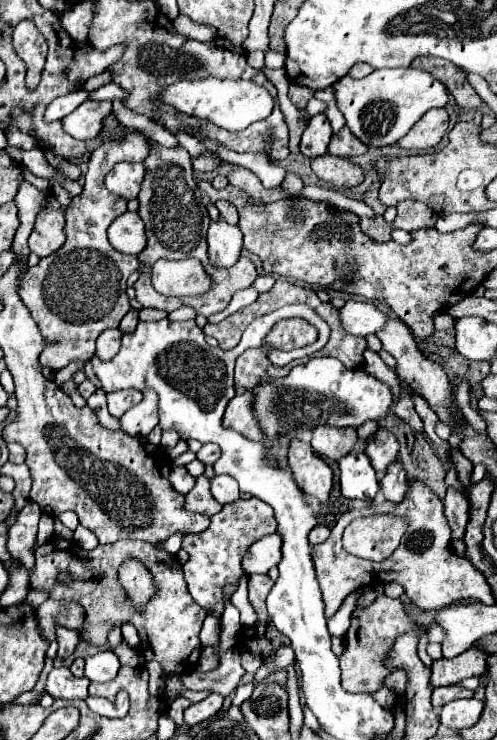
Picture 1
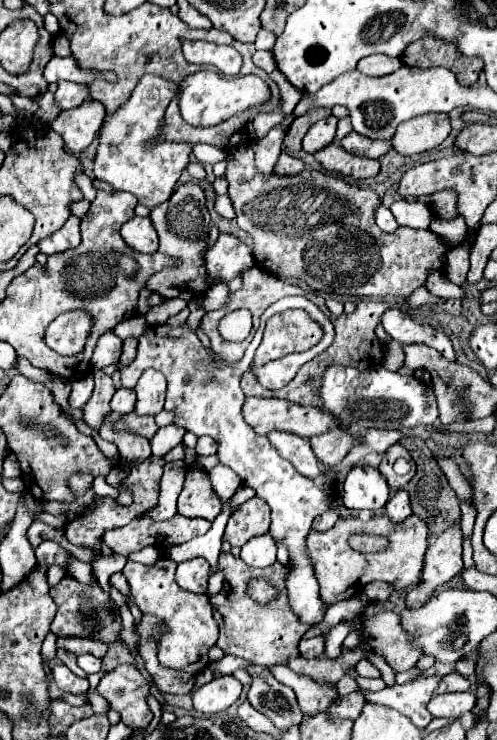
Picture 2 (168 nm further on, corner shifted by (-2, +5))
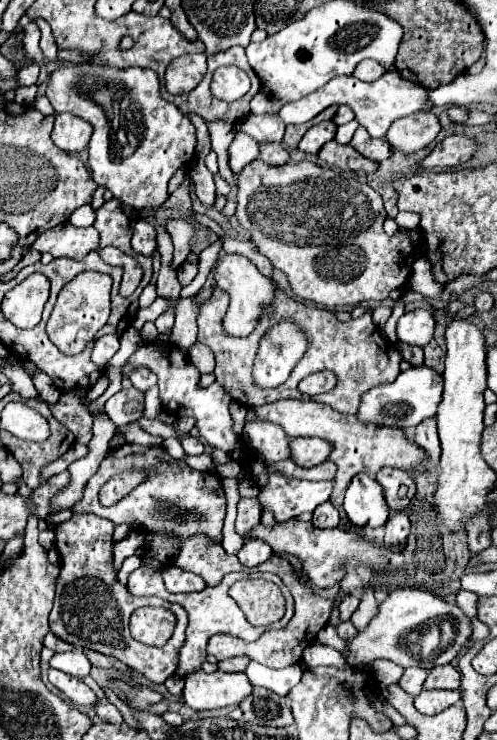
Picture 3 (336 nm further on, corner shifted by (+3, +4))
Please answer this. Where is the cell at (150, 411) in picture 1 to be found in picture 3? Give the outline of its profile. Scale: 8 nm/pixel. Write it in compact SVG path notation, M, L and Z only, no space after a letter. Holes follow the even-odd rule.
M135 367L127 373L127 379L131 381L131 385L135 389L141 389L141 391L147 391L149 387L153 387L157 383L155 379L155 373L151 373L151 369L147 367Z

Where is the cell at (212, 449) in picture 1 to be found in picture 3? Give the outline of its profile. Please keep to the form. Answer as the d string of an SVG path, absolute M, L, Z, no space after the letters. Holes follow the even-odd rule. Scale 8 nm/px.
M183 437L181 439L181 447L187 455L201 455L205 453L205 447L195 439L195 437Z

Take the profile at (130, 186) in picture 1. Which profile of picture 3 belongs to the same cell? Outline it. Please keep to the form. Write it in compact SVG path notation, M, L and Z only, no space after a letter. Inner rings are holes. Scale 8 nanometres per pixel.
M75 63L57 67L47 81L47 99L57 113L77 115L93 125L93 137L89 141L89 171L97 185L107 187L117 201L139 209L157 209L167 199L167 183L177 169L189 167L195 159L195 127L179 111L175 103L169 103L159 93L159 79L155 71L141 67L111 67L97 63Z

